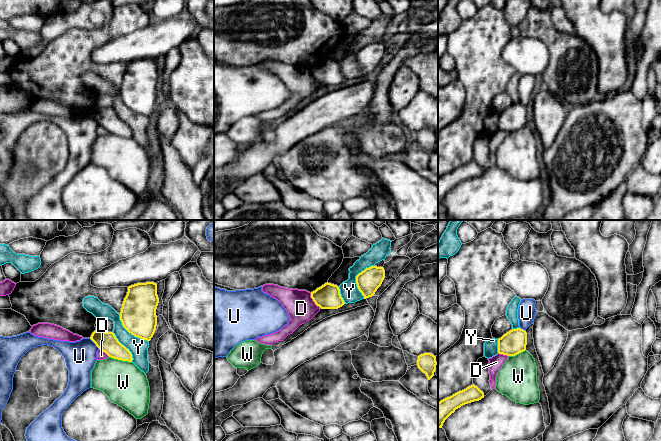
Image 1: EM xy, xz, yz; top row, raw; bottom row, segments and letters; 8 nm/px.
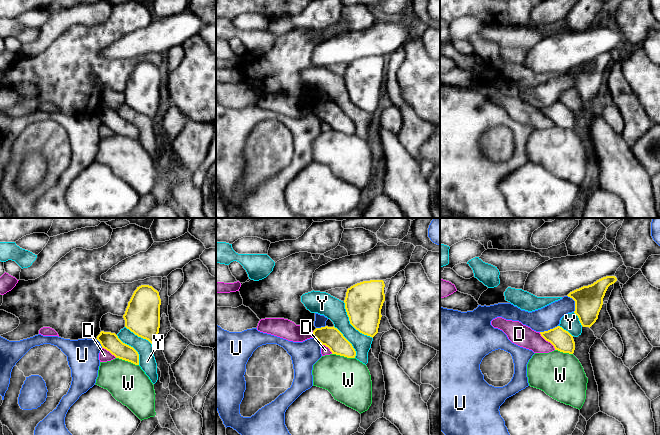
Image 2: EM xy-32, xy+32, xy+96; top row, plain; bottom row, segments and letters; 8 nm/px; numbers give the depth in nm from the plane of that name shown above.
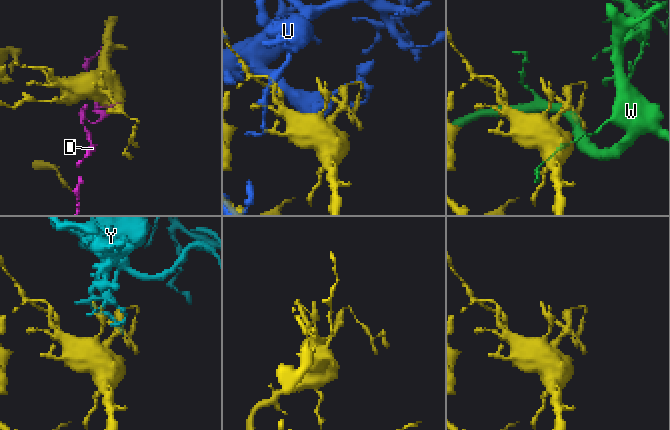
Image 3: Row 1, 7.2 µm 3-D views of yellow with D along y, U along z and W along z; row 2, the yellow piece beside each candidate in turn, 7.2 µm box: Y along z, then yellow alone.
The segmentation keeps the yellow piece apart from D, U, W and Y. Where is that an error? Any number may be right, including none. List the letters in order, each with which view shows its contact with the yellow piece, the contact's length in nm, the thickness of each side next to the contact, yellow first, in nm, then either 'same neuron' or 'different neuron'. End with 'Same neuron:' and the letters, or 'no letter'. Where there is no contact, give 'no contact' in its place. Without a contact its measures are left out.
D: xz | 150 nm | 200/220 nm | different neuron
U: xy | 120 nm | 160/260 nm | different neuron
W: xy | 190 nm | 160/340 nm | different neuron
Y: xz | 280 nm | 190/150 nm | different neuron
Same neuron: no letter

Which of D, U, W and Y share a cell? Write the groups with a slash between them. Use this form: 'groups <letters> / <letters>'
groups D / U / W / Y

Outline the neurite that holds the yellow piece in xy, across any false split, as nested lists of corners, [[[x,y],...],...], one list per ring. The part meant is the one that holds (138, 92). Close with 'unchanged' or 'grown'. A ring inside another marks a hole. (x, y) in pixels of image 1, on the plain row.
[[[156,59],[129,62],[119,90],[123,103],[135,113],[150,117],[157,102],[158,79]]] | unchanged

